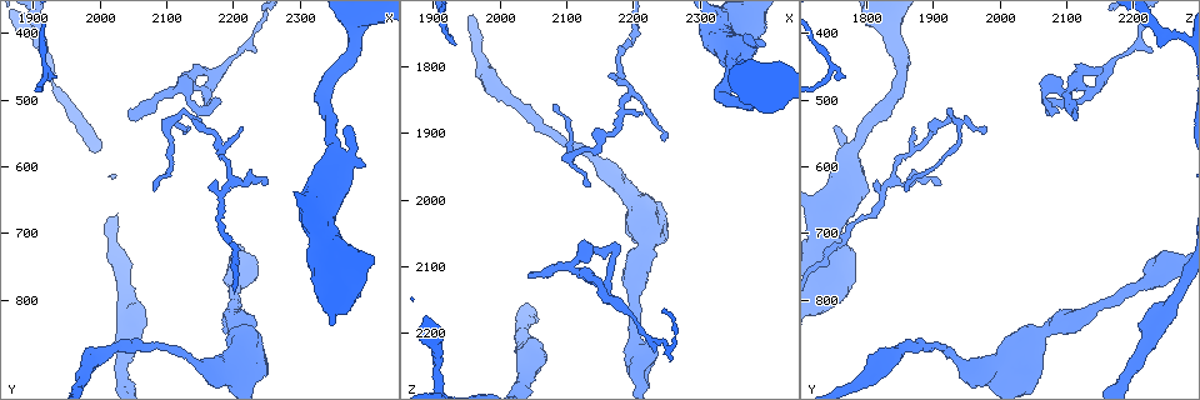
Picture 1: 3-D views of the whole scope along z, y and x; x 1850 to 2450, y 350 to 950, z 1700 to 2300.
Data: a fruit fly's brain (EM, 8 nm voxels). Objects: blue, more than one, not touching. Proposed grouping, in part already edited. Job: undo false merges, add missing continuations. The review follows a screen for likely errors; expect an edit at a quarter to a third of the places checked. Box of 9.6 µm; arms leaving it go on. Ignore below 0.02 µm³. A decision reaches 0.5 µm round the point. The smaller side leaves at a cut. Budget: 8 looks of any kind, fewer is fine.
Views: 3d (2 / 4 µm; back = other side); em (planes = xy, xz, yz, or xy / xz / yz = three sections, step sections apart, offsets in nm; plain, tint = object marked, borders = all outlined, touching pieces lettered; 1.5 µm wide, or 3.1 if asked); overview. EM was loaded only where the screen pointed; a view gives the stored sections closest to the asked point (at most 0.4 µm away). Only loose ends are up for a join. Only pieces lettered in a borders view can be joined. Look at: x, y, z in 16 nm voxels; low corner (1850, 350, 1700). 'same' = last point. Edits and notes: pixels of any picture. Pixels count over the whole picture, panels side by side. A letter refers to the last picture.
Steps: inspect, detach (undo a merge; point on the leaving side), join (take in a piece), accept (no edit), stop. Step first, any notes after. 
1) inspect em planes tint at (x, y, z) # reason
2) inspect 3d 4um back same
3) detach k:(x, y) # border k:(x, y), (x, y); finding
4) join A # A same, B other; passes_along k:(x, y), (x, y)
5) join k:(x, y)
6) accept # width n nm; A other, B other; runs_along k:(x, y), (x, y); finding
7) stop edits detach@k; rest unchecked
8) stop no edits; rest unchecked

inspect em planes borders at (2235, 430, 2225) # tapers out

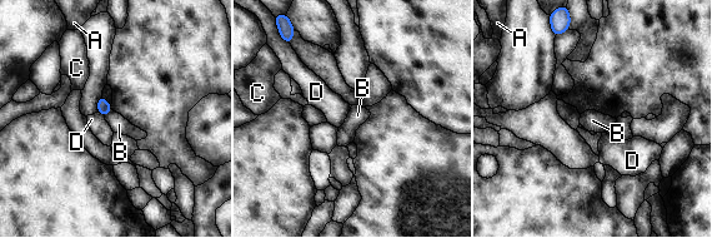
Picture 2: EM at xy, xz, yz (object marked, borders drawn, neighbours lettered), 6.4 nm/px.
accept # width 90 nm; A other, B other, C other, D other; border 2:(111, 109), (104, 115); no lettered piece goes on from it

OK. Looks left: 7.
inspect em planes borders at (2085, 640, 1855) # free end

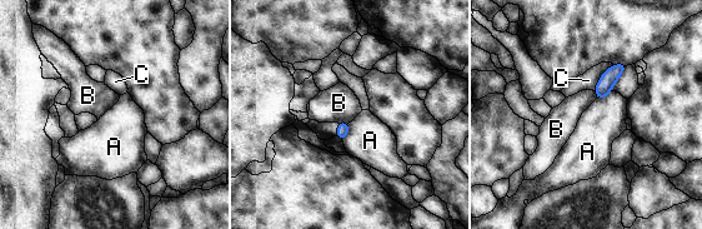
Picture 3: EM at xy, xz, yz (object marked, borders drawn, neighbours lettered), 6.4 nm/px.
accept # longest_contact C 220 nm; A other, B other, C other; no lettered piece goes on from it

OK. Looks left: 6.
inspect 3d 2um back at (2045, 525, 2115) # branch stops here

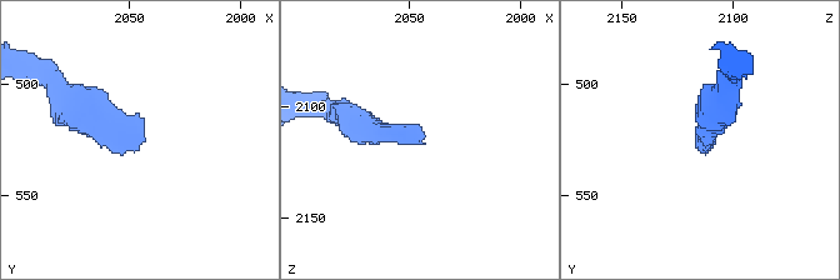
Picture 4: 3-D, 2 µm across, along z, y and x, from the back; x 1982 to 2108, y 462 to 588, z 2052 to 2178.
inspect em xz step 4 tint at (2044, 525, 2116) # need the tissue

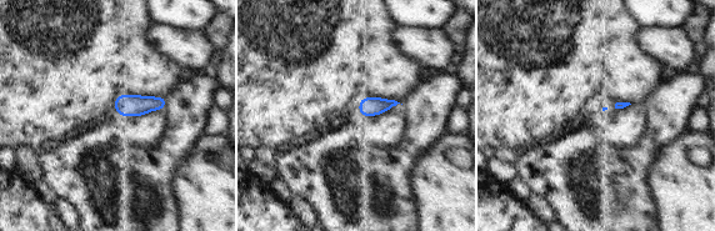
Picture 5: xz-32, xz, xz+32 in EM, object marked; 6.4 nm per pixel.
inspect em planes borders same

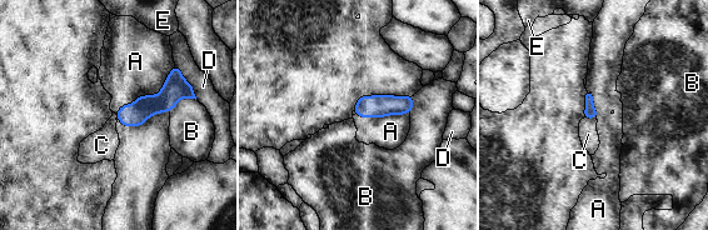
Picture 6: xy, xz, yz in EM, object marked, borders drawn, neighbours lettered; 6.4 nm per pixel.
join C # A other, B other, C same, D other, E other; passes_along 6:(591, 113), (589, 118), (588, 134); it goes on there

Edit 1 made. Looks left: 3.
stop edits join@6; rest unchecked

